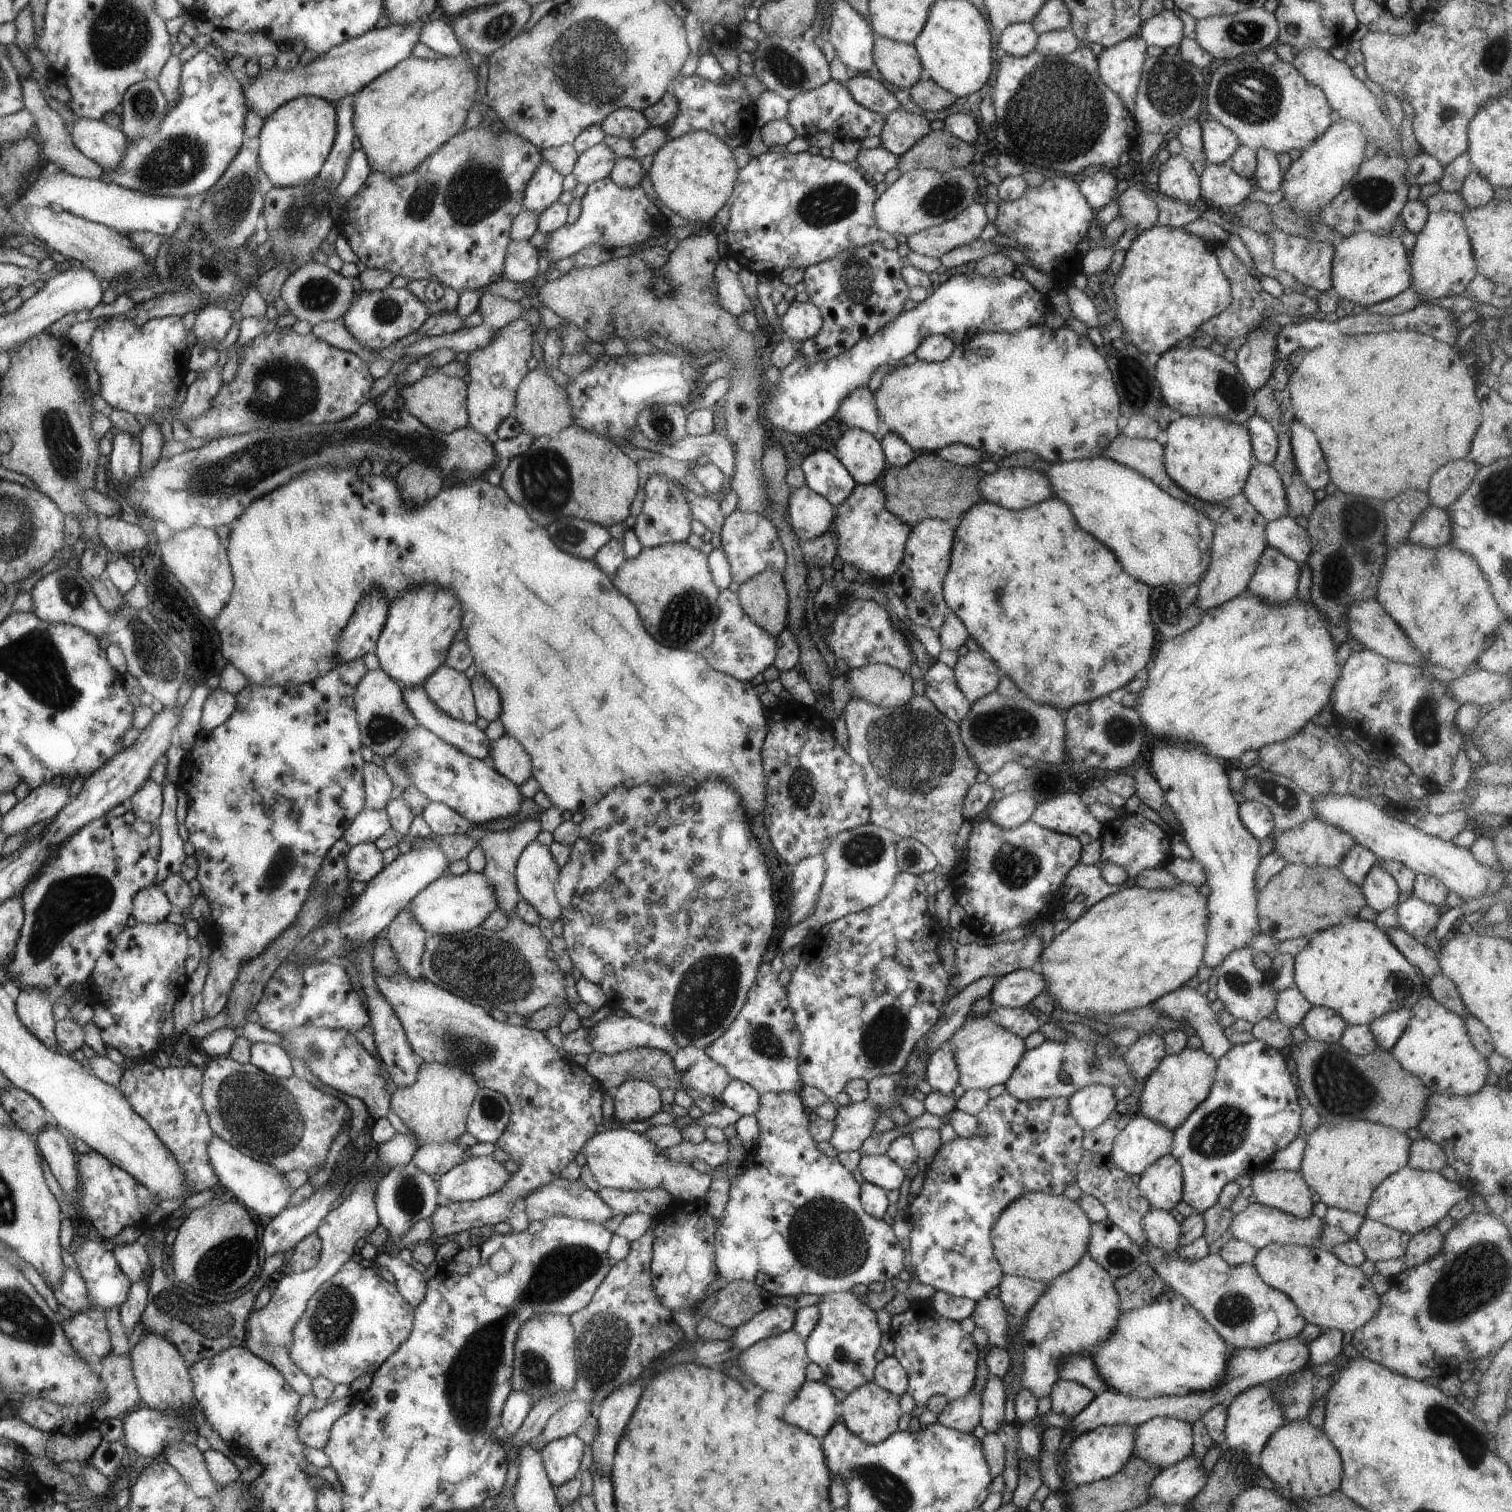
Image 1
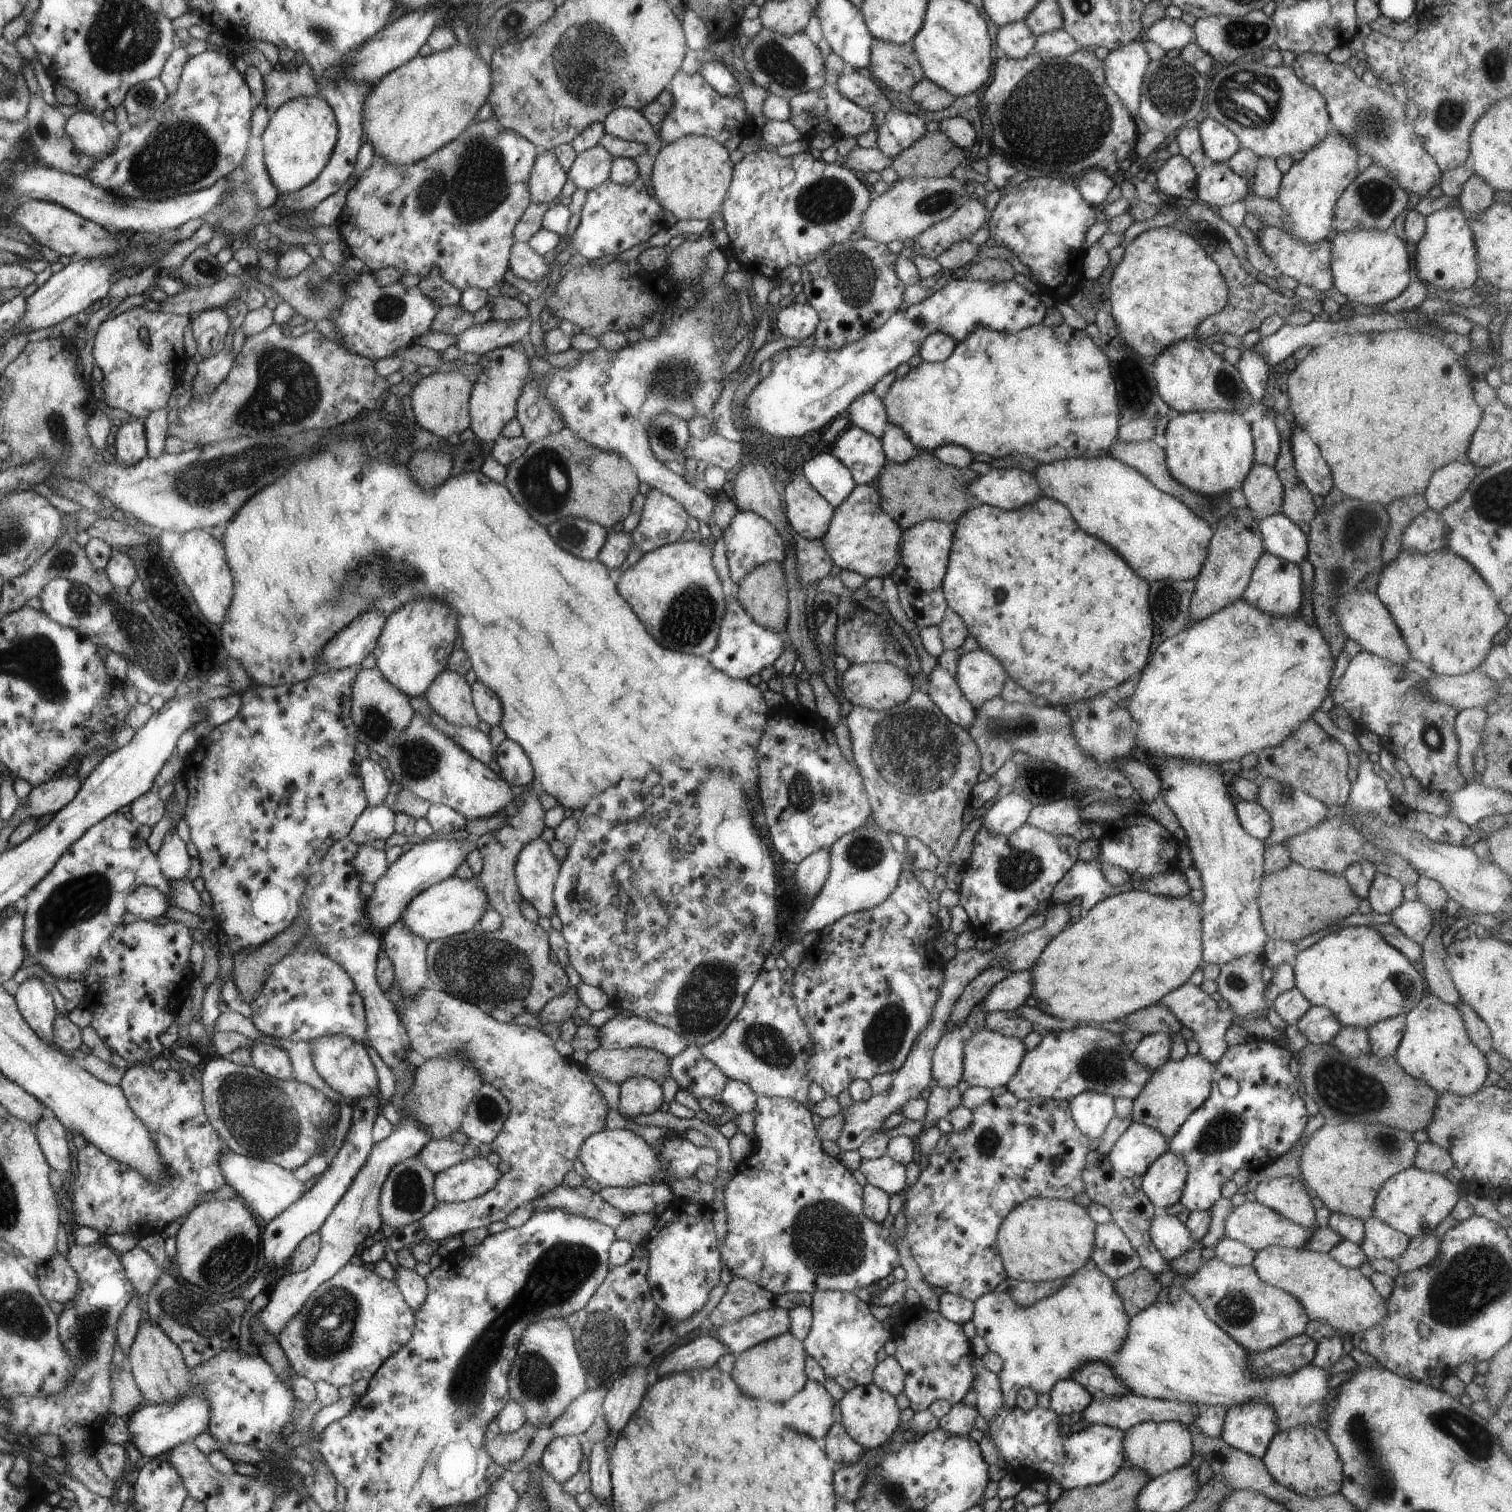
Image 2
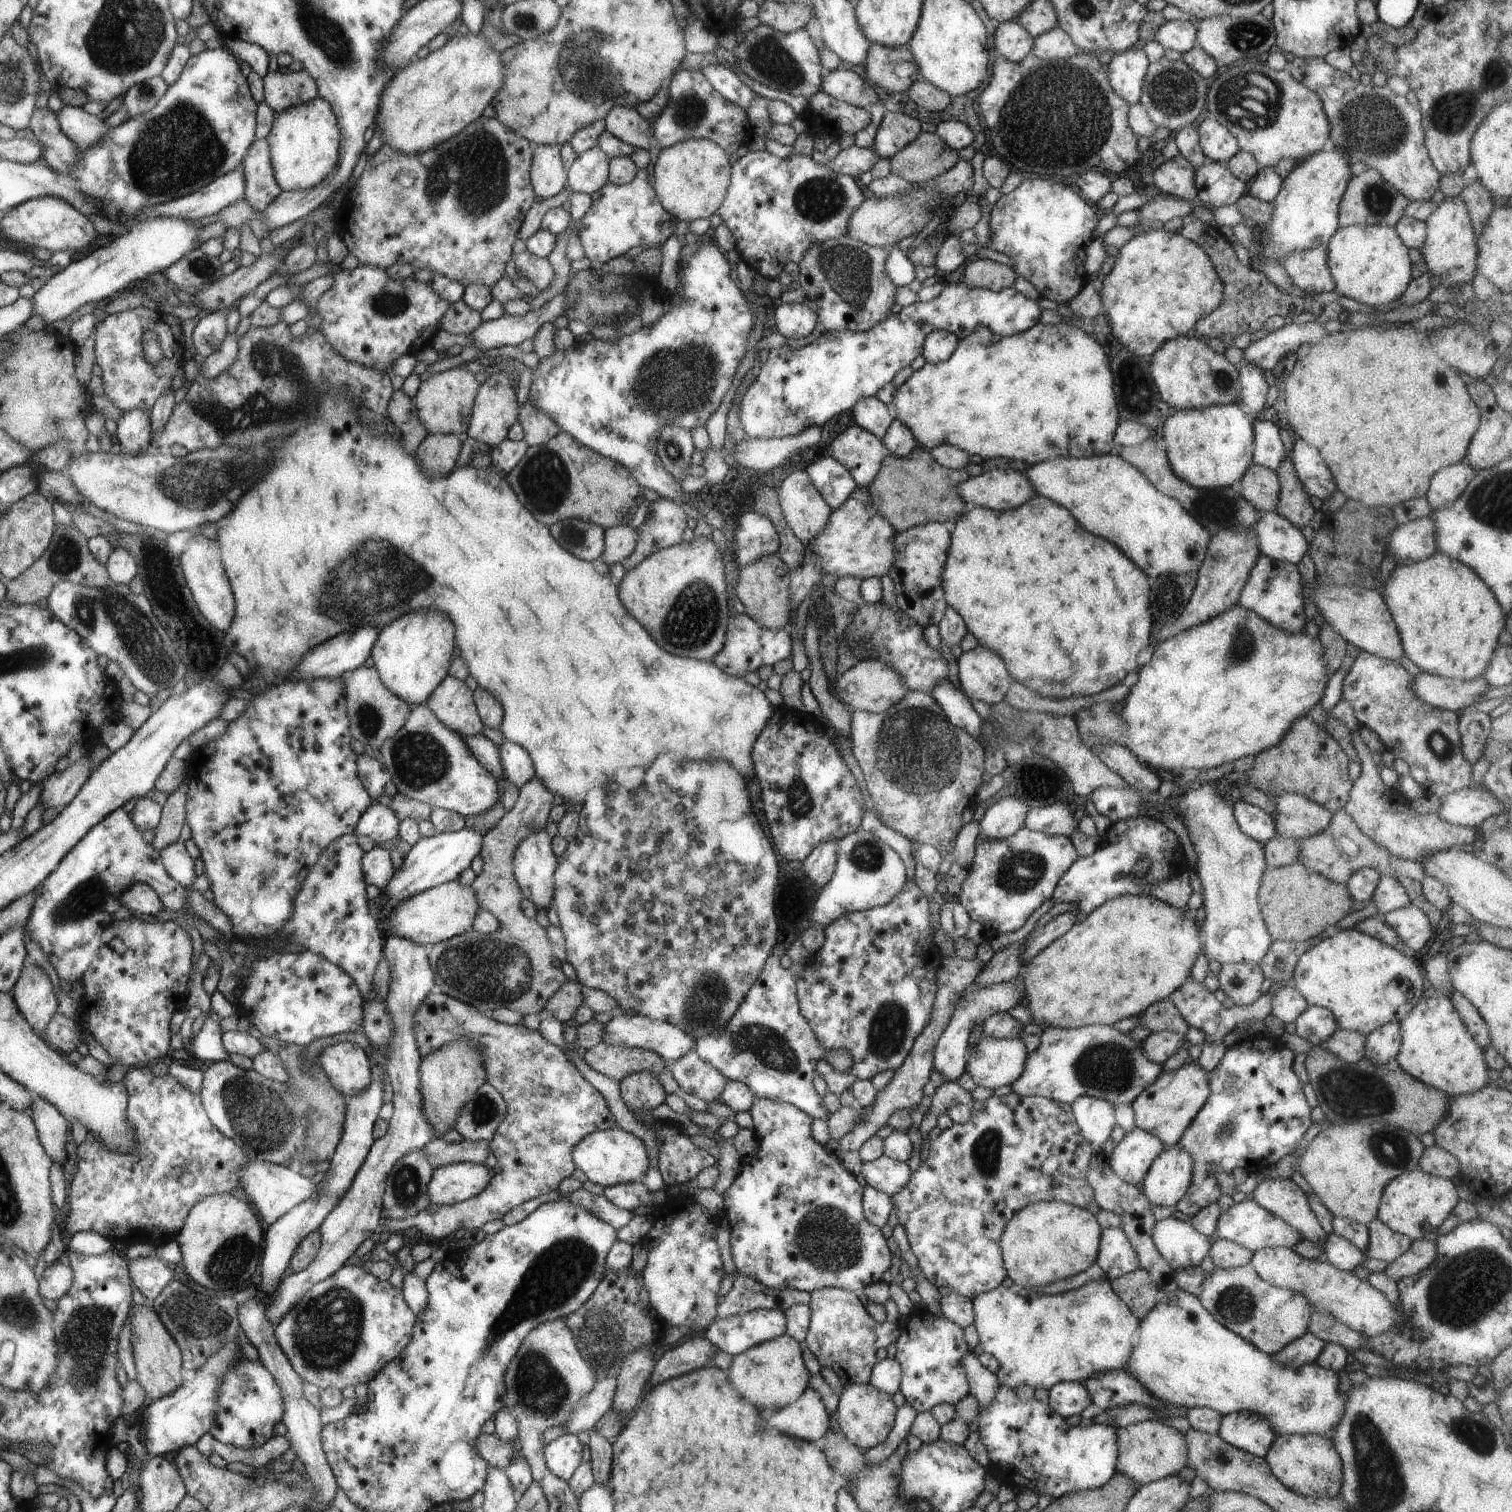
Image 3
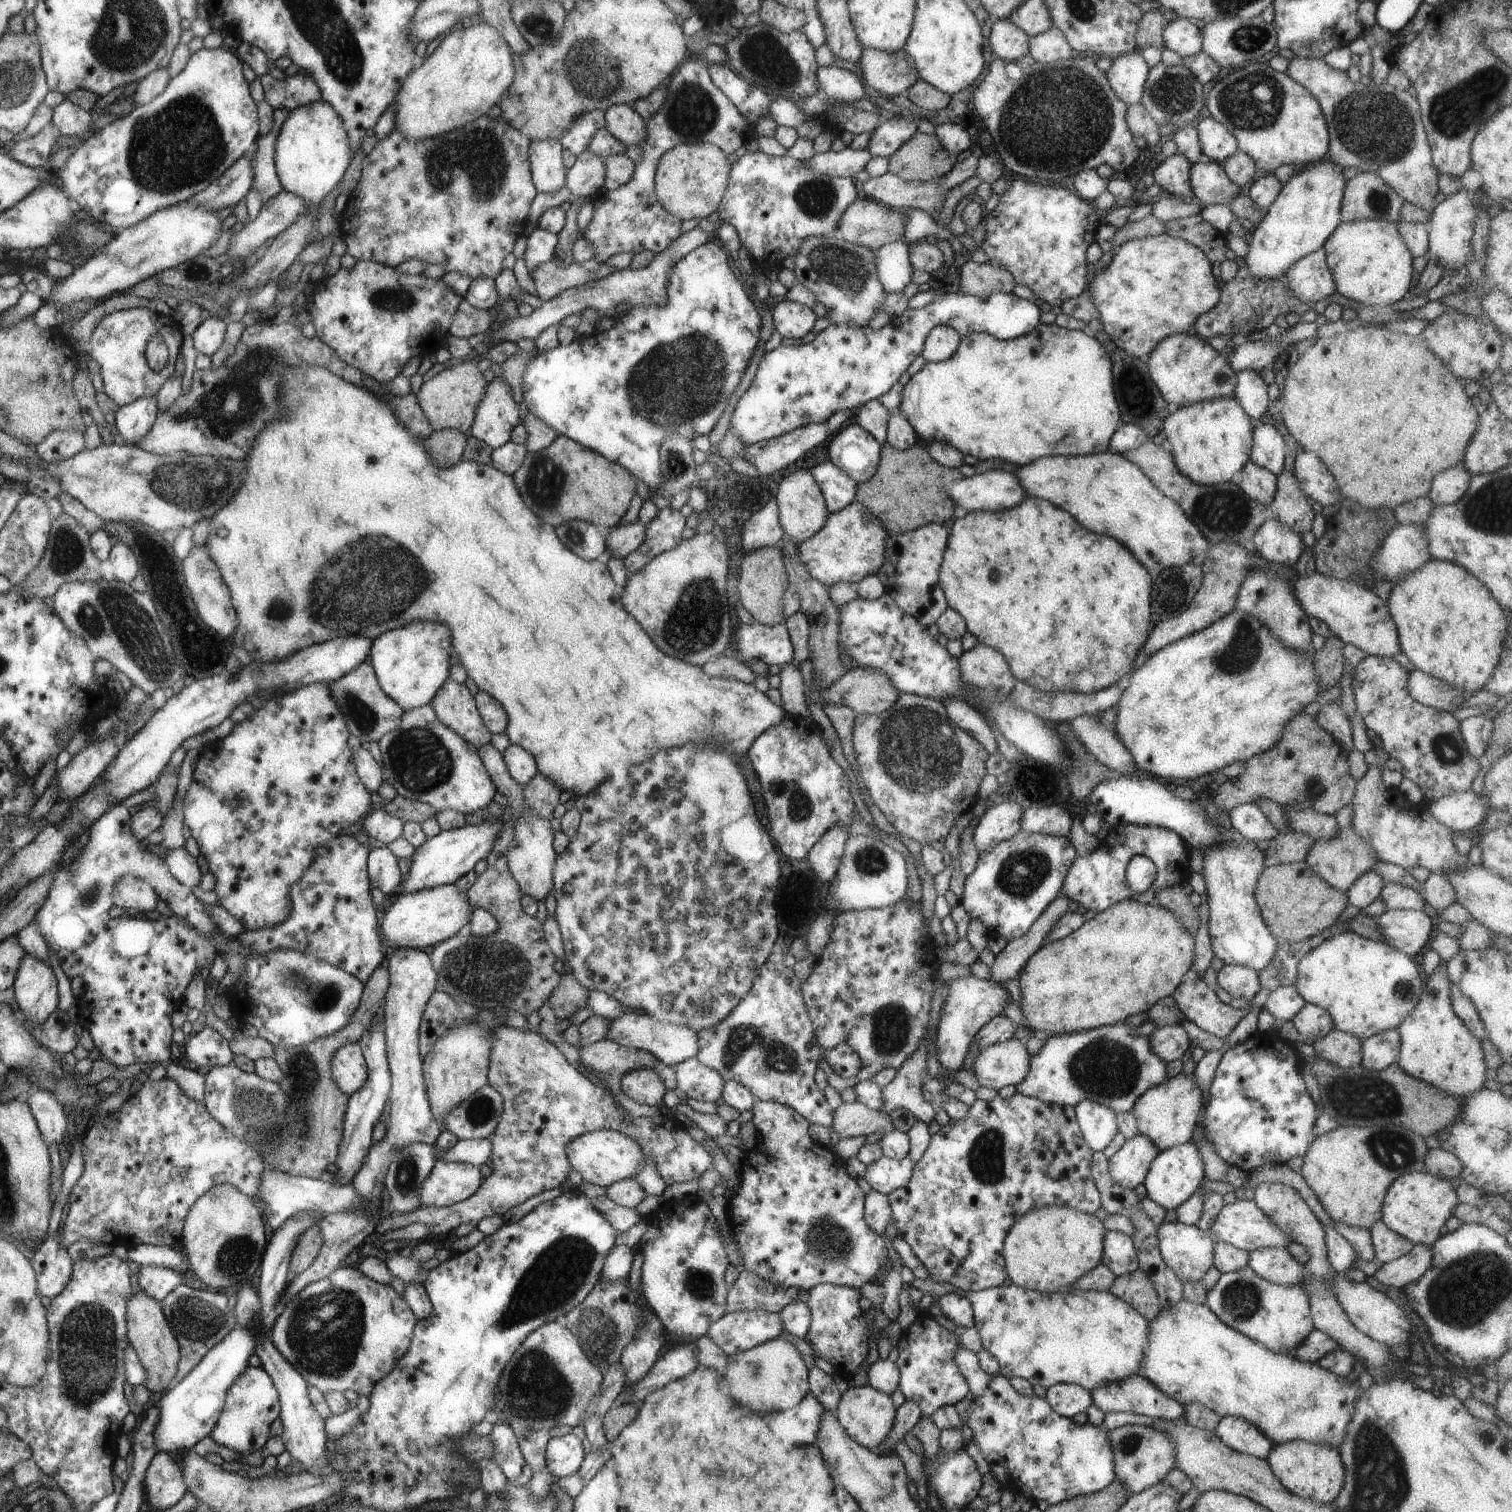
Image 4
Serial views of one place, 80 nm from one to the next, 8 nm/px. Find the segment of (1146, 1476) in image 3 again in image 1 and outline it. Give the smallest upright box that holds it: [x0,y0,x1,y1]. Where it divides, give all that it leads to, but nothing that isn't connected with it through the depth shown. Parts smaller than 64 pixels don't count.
[1134,1418,1193,1470]

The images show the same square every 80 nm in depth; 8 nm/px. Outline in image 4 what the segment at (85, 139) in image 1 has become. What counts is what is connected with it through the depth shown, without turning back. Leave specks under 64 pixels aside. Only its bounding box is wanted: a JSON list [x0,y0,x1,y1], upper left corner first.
[52,98,94,137]

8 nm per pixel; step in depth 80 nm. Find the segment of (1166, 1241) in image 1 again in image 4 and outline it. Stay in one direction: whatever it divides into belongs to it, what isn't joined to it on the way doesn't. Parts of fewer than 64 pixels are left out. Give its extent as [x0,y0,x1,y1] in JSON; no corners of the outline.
[1157,1222,1214,1282]

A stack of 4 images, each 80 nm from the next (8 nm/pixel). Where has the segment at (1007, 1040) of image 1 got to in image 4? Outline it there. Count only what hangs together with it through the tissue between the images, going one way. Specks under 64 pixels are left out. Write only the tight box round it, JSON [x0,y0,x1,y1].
[974,1040,1030,1091]

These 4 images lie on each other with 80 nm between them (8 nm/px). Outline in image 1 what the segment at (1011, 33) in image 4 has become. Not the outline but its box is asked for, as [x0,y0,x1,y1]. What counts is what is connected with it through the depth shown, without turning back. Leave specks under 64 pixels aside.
[999,23,1038,57]

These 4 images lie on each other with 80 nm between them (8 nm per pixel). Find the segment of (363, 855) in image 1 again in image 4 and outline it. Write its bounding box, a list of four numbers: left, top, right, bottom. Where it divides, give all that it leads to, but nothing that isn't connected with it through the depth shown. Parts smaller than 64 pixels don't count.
[369,846,405,898]

